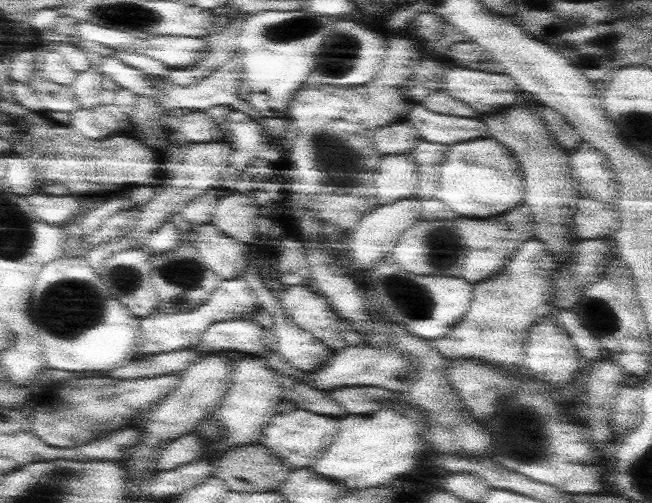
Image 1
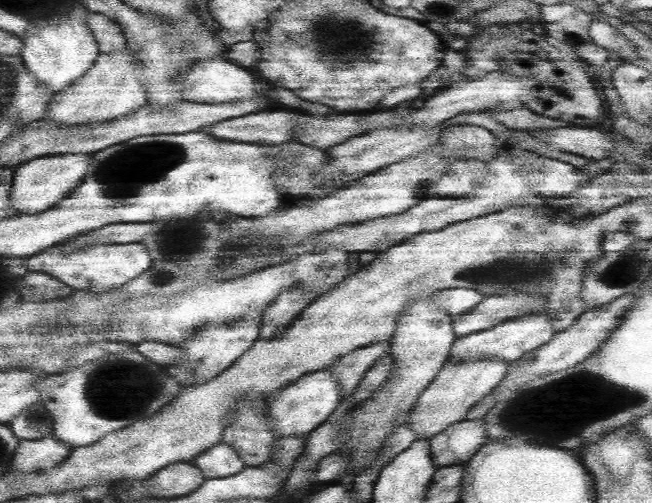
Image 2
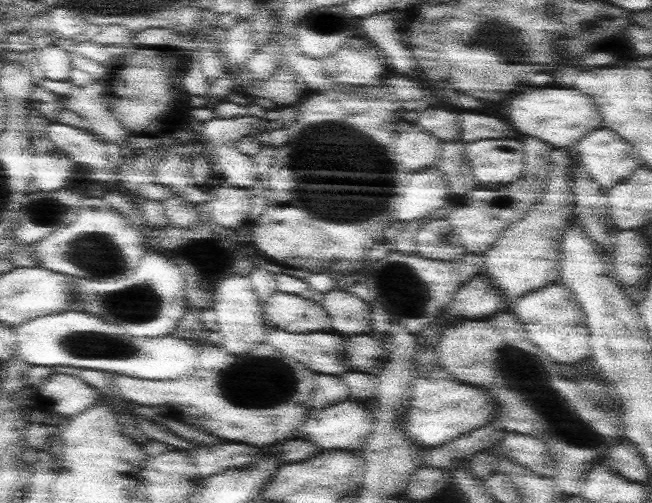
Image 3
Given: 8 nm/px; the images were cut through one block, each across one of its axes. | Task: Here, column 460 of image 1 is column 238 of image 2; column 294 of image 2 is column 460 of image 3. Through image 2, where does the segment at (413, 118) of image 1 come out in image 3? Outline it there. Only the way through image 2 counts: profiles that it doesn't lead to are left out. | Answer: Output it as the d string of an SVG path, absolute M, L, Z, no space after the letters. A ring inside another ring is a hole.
M464 112L460 118L460 126L464 132L462 140L474 142L474 140L484 140L484 138L514 138L516 130L510 128L508 124L488 114Z

